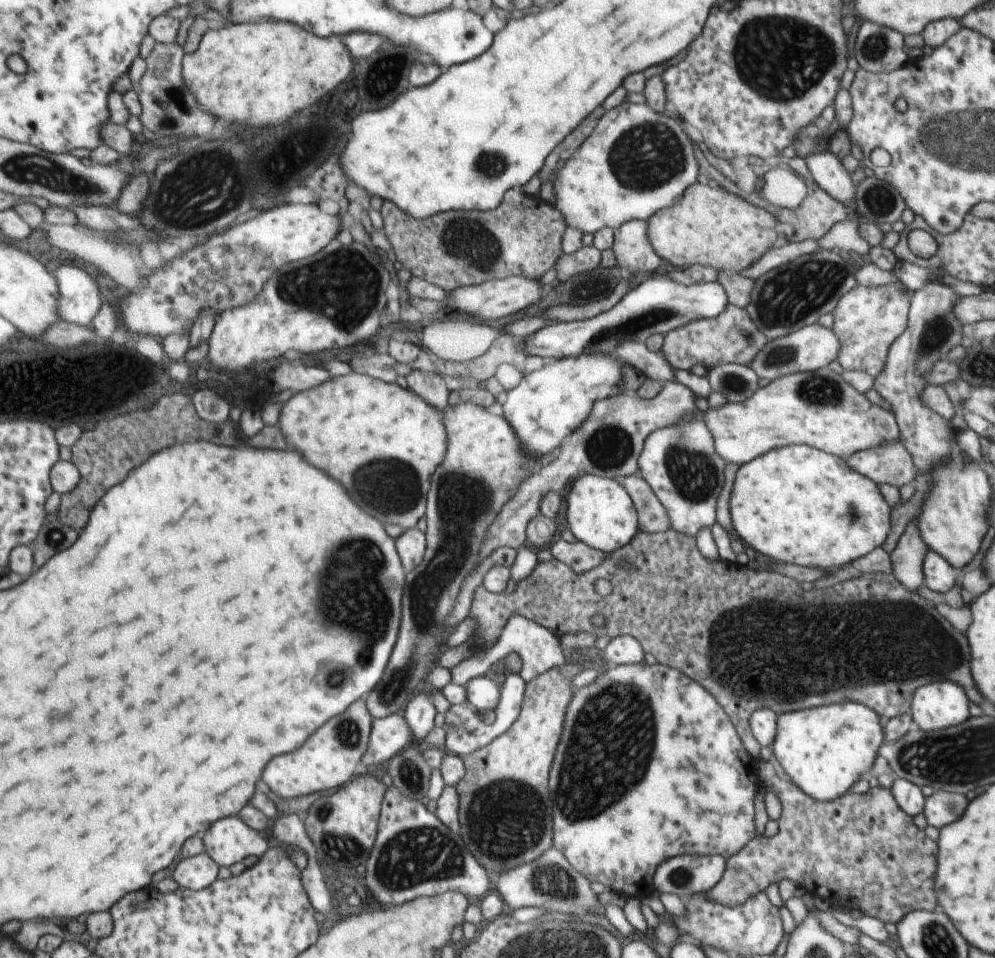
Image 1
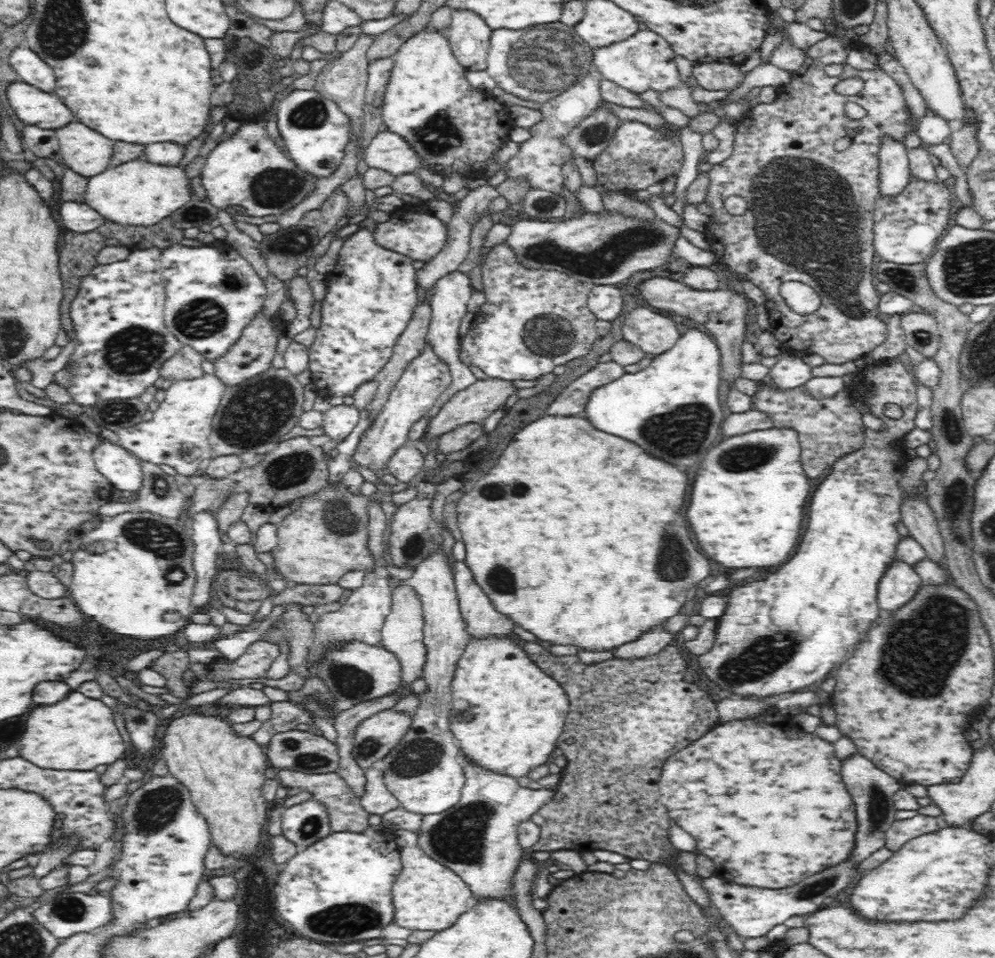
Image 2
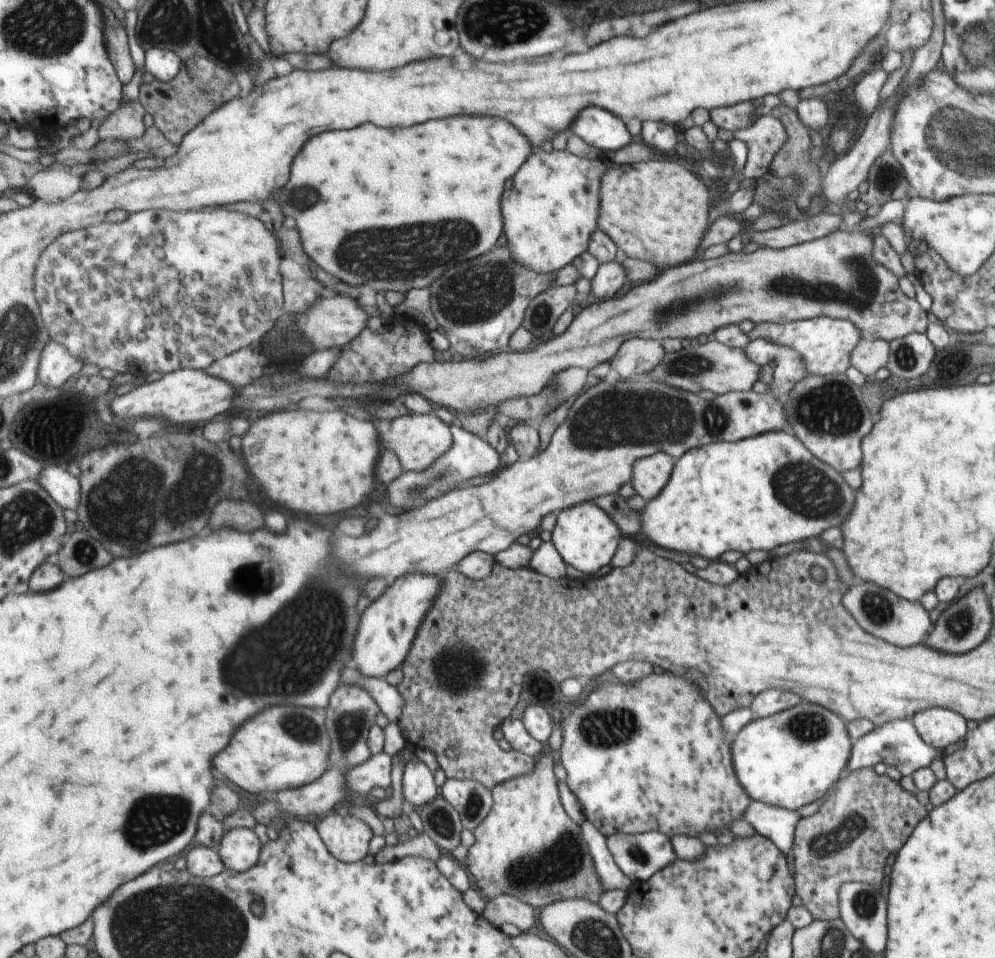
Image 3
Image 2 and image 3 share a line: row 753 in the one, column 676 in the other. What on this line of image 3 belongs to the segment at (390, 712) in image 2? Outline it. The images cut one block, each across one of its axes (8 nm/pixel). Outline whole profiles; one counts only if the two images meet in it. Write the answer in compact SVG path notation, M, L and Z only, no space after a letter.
M712 340L706 344L692 343L686 348L682 347L678 352L666 353L662 362L650 372L649 376L661 384L669 384L678 390L694 394L706 390L723 395L729 392L750 391L752 384L758 380L758 364L749 358L744 348L734 348L718 340Z

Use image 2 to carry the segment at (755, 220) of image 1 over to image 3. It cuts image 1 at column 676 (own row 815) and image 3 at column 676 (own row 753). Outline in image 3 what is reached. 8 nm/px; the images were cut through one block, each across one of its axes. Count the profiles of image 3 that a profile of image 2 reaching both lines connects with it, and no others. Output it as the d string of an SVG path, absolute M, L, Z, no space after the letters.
M653 159L633 165L612 164L609 172L602 178L599 228L614 240L625 257L650 262L660 270L684 265L703 245L706 238L704 230L710 220L707 186L674 160Z

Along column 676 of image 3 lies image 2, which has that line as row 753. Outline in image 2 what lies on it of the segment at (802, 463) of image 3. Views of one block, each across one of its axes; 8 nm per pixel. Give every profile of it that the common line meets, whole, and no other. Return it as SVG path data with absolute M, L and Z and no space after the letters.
M488 637L492 637L492 640L468 641L459 657L451 682L453 711L450 713L449 725L459 747L470 760L492 771L508 773L516 779L550 762L548 758L554 752L569 713L569 698L561 684L542 670L526 649L508 638Z

